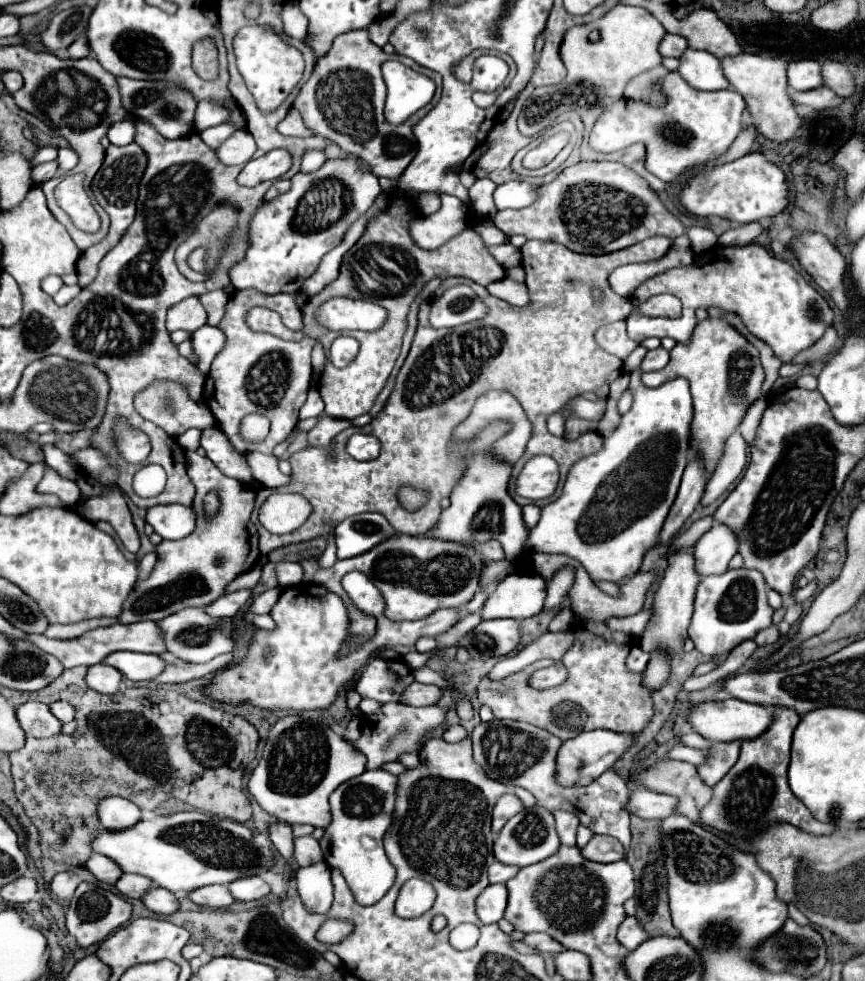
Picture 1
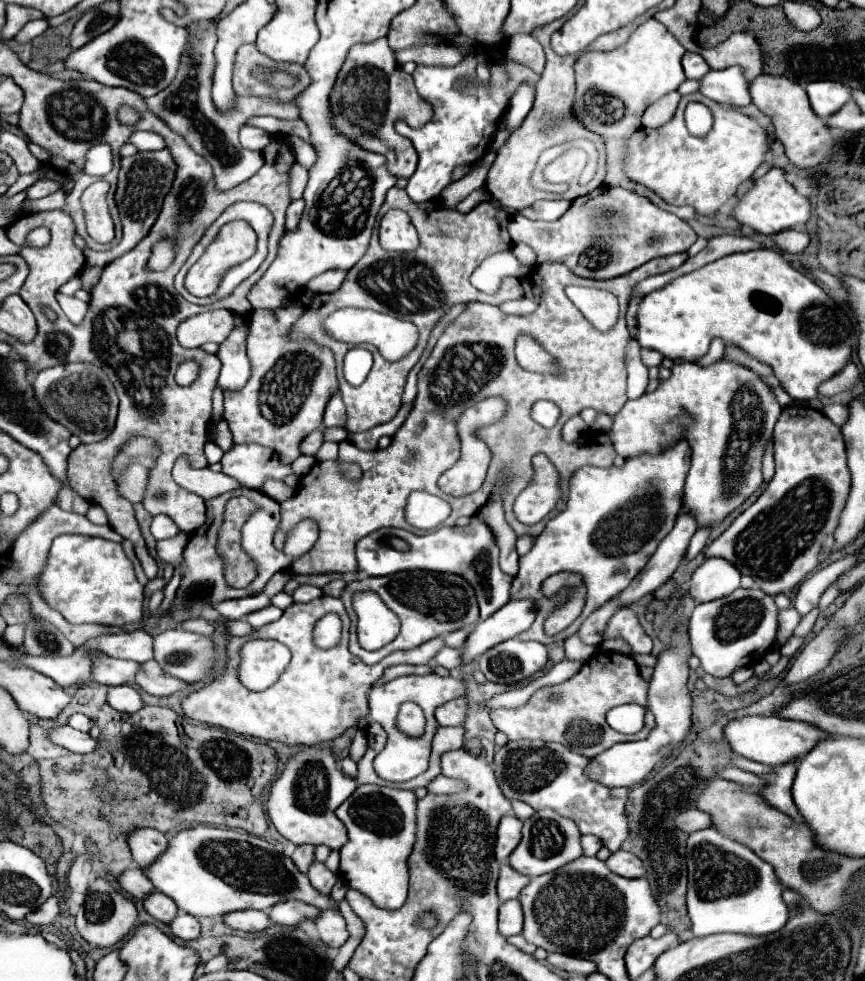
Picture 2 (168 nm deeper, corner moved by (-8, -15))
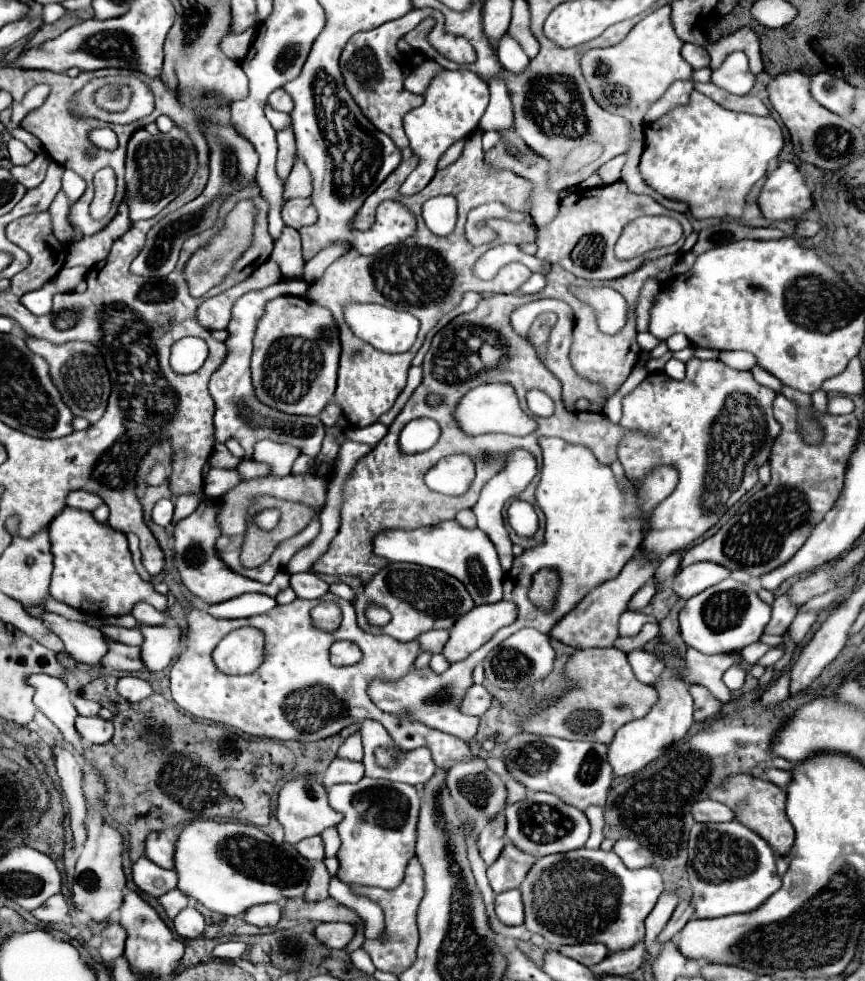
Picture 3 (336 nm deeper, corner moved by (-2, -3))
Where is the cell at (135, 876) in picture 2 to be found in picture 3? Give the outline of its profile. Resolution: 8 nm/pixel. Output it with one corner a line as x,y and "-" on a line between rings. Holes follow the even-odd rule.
141,856
133,864
131,874
133,874
133,882
137,884
137,888
149,896
161,896
177,886
175,870
165,870
153,864
151,860
147,860
145,856

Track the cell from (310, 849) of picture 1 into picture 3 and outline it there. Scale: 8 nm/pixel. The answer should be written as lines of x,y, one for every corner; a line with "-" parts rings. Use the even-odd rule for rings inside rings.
311,862
313,866
313,872
311,872
311,878
309,878
309,888
305,892
305,900
325,900
329,894
327,894
327,888
329,888
329,872
327,872
327,866
323,862

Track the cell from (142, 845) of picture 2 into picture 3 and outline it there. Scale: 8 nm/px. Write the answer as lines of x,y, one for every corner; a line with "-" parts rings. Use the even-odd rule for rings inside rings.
151,832
147,836
145,856
161,868
173,868
173,838
167,832

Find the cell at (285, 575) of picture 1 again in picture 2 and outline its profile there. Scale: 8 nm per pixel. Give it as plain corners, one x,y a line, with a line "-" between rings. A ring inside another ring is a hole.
301,584
295,594
293,594
293,600
295,602
311,602
315,598
321,598
323,596
323,590
317,588
317,586
311,586
311,584

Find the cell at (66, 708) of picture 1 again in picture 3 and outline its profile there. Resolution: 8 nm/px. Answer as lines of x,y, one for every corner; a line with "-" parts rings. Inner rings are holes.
75,698
73,706
77,708
77,712
81,716
97,716
97,712
101,708
97,702
91,702
91,700
85,700
85,698

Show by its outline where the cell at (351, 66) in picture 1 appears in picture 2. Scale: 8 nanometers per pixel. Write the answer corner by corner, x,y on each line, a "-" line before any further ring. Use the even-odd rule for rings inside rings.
379,38
369,44
355,44
339,72
335,88
331,92
331,106
335,126
359,146
387,156
389,172
397,178
411,178
417,168
417,152
413,144
395,132
397,120
411,120
413,128
427,124
433,116
431,104
427,104
401,64
395,60
395,52
389,48
387,38

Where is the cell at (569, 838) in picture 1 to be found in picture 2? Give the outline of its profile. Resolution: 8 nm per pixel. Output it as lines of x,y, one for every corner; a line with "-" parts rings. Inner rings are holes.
583,836
581,844
583,844
583,854
585,856
595,856
599,852
599,848
603,846
603,842
597,836

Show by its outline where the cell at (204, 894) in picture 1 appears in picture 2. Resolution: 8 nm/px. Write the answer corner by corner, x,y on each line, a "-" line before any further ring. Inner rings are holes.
247,910
247,912
233,912
231,916
223,916
223,922
231,928
243,930
243,932
263,932
273,922
267,916
267,912
261,910

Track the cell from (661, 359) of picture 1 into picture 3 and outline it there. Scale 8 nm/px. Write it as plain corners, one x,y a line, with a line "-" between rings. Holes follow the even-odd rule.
671,358
667,364
665,364
665,374
675,378
675,380
683,380
685,378
685,364
681,360
675,360

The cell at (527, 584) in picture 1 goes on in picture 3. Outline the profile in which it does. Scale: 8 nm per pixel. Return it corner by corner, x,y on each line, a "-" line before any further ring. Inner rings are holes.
499,600
497,604
475,606
471,612
461,616
457,624
453,624
451,636
441,654
449,662
465,660
471,652
489,642
499,628
513,624
515,618
517,606
507,600

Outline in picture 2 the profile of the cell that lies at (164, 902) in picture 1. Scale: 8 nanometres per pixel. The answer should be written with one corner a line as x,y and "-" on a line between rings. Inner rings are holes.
179,912
179,916
169,924
173,936
181,940
195,940
201,936
201,926
195,916
189,916
185,912

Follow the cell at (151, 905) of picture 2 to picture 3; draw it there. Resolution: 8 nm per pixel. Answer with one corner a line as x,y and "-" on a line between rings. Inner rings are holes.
177,888
169,890
165,896
159,896
157,900
159,900
159,904
163,906
163,910
169,918
175,918
189,904
189,898
183,892
179,892

